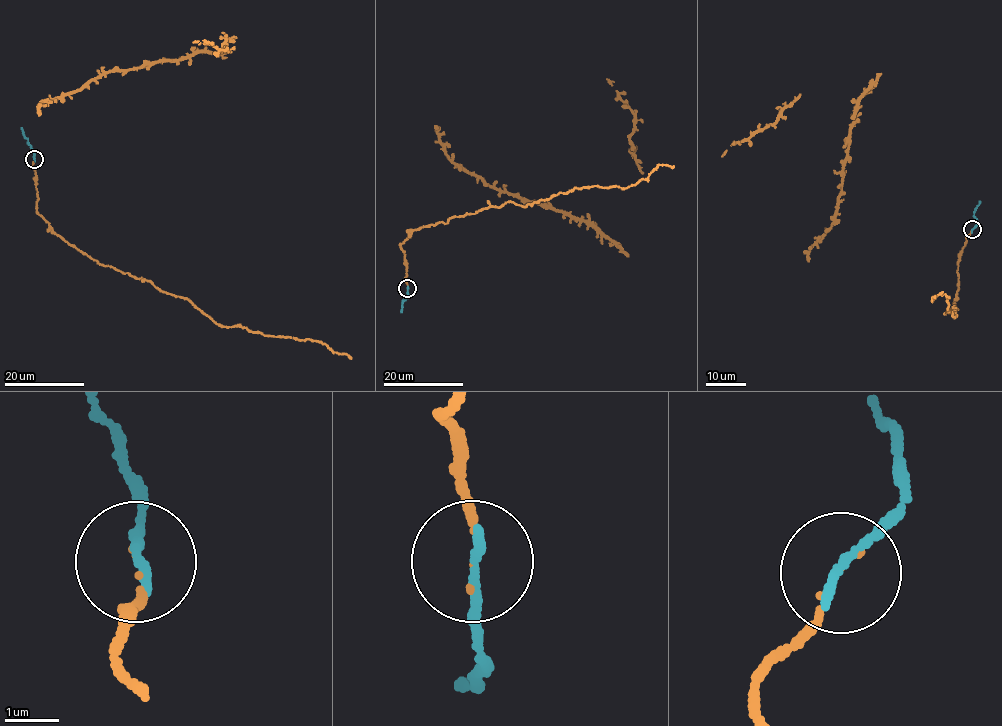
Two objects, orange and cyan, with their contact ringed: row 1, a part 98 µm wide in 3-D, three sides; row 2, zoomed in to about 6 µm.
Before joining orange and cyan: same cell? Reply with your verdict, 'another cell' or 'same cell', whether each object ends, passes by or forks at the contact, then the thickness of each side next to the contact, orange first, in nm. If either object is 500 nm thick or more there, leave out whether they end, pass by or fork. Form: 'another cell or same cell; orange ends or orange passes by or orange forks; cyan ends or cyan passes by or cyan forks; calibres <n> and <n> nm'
same cell; orange ends; cyan ends; calibres 40 and 190 nm

